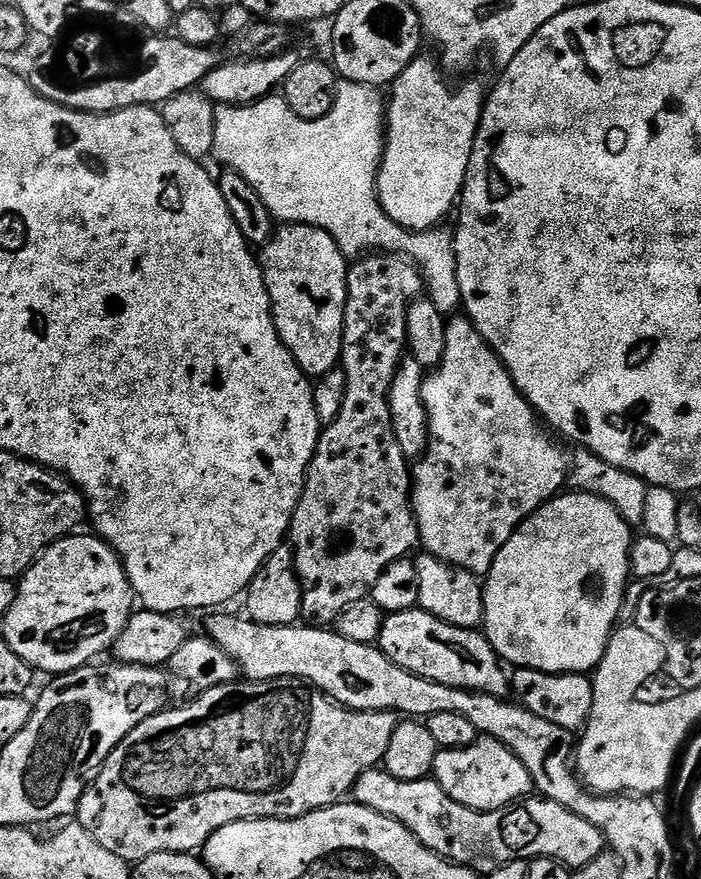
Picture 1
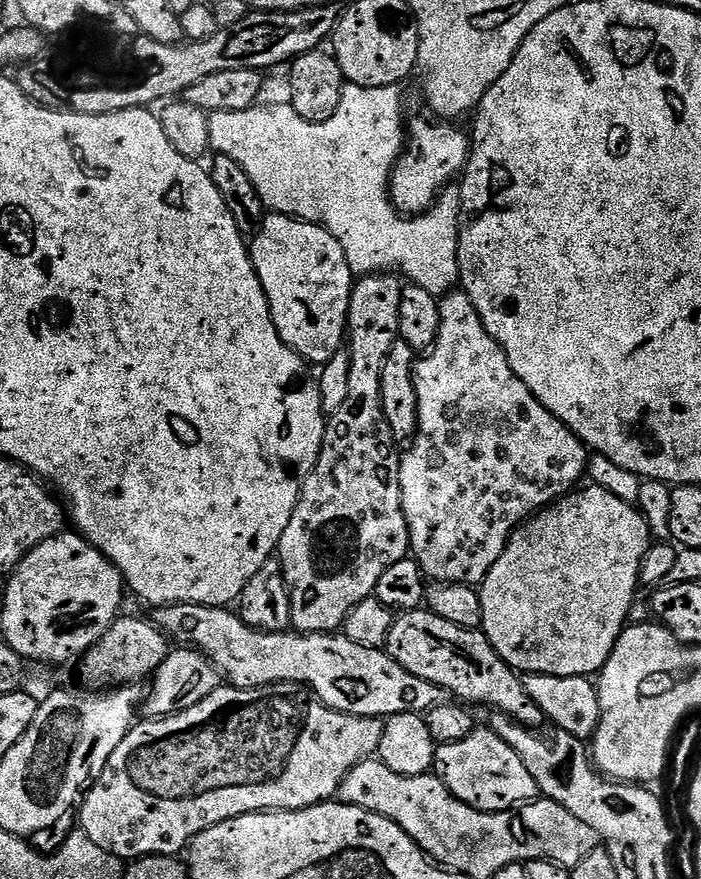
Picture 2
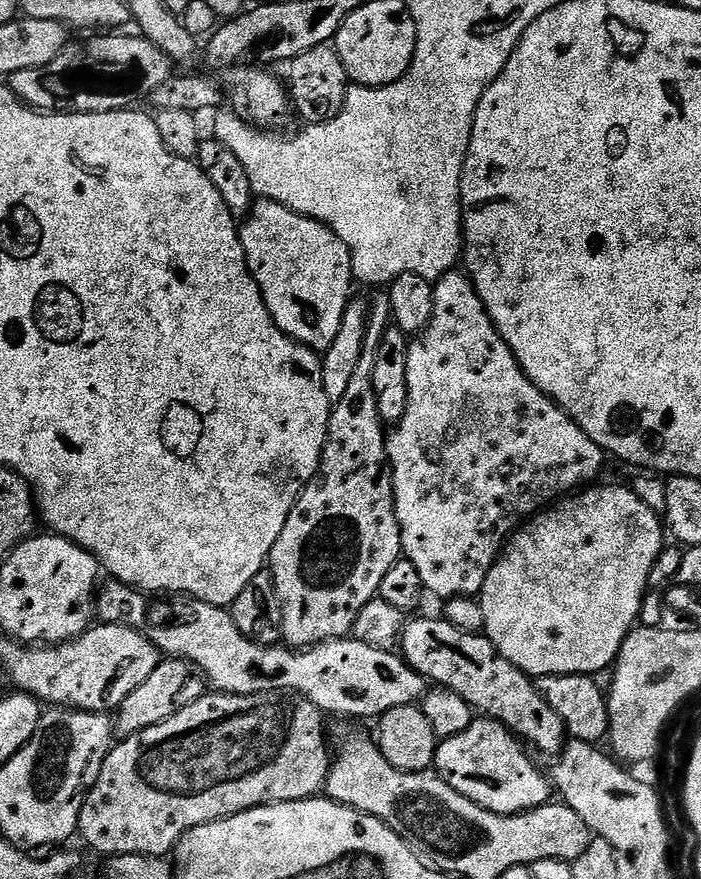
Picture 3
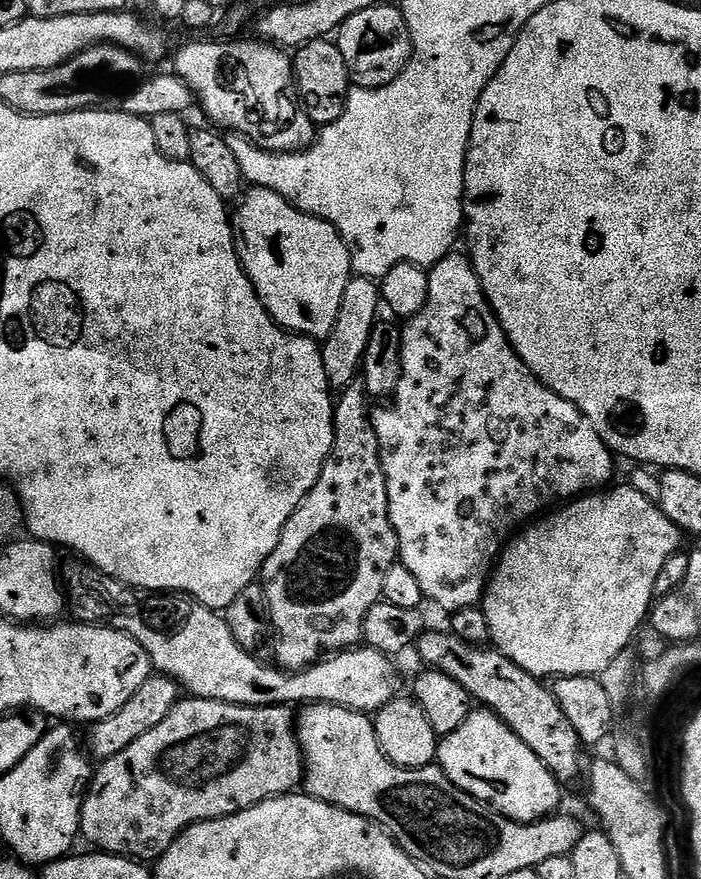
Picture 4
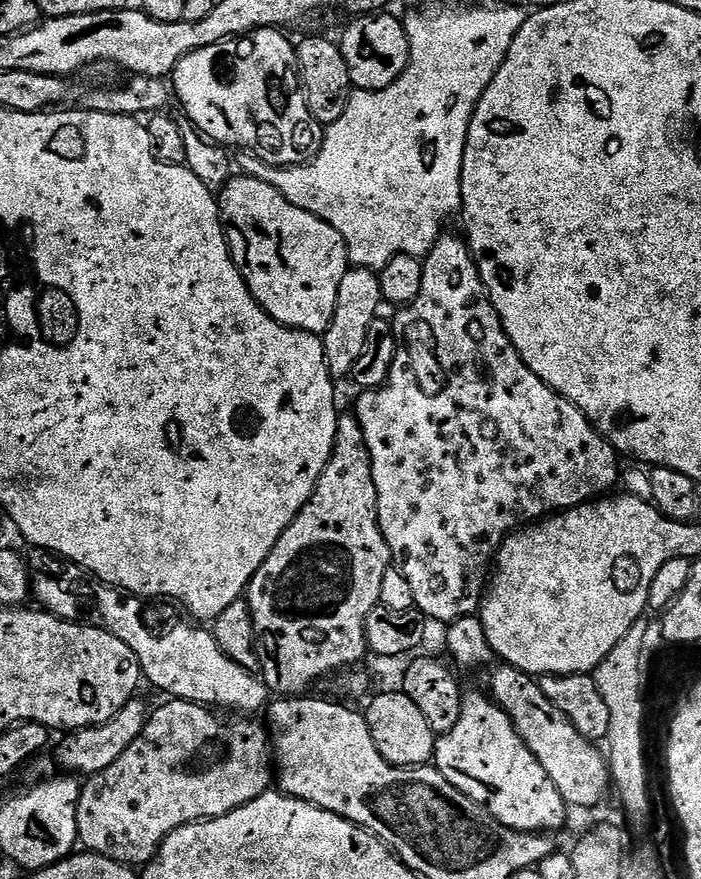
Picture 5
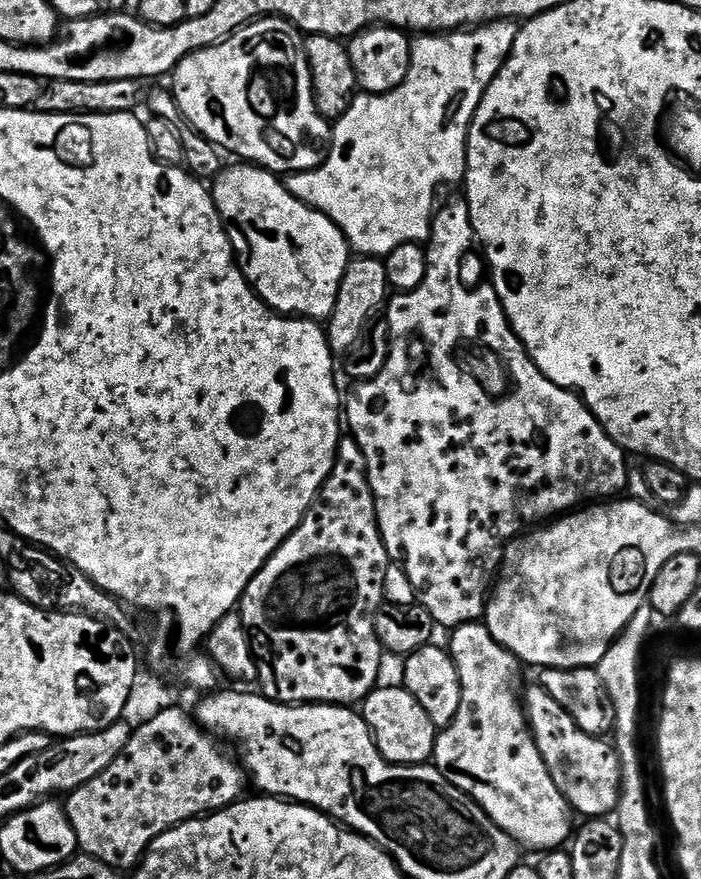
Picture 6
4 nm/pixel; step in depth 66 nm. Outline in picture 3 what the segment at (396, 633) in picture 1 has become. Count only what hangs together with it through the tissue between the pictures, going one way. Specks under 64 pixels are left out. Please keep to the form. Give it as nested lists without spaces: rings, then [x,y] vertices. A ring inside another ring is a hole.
[[[437,618],[437,620],[409,619],[405,623],[403,634],[400,635],[398,648],[402,653],[402,659],[417,674],[423,676],[425,681],[454,690],[454,694],[461,696],[477,713],[483,714],[489,720],[497,720],[502,726],[506,726],[513,736],[519,738],[525,745],[533,744],[542,755],[552,756],[551,758],[559,757],[563,752],[569,735],[562,718],[558,718],[558,713],[550,707],[550,702],[542,698],[542,694],[536,689],[536,680],[518,666],[514,666],[514,662],[506,659],[489,642],[487,636],[478,632],[458,630],[449,620],[443,618]]]

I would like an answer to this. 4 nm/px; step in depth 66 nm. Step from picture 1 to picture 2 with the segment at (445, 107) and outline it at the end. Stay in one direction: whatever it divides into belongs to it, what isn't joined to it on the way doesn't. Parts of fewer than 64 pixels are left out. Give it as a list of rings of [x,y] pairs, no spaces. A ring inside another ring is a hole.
[[[420,116],[417,118],[416,121],[409,123],[406,128],[406,147],[403,152],[400,154],[400,159],[396,162],[396,167],[392,169],[392,179],[390,181],[390,195],[392,198],[393,206],[402,214],[407,214],[408,216],[418,216],[421,212],[425,210],[425,208],[429,207],[436,199],[437,196],[440,195],[441,192],[444,191],[445,188],[449,187],[463,173],[464,165],[468,163],[468,149],[470,147],[470,136],[467,131],[464,132],[457,126],[455,123],[452,122],[441,122],[439,119],[431,118],[432,120],[427,120],[426,117]]]

